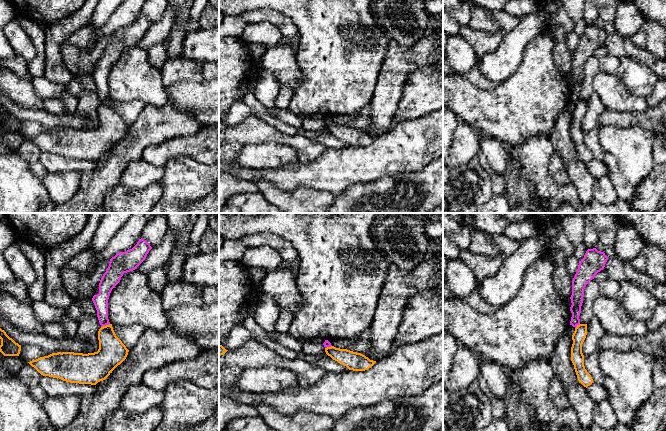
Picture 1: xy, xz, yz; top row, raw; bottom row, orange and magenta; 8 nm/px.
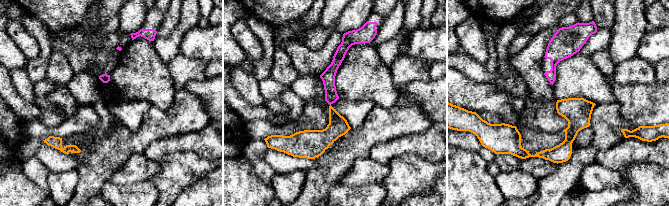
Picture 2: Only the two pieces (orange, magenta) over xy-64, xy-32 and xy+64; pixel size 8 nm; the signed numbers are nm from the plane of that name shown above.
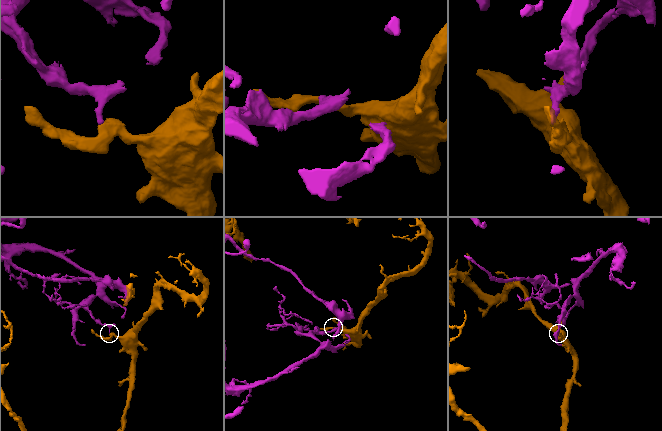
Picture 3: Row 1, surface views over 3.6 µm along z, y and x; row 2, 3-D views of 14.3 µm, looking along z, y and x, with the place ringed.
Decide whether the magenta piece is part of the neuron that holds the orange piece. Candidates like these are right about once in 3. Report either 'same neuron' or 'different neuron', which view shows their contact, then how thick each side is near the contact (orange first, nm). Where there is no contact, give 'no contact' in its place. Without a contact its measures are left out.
different neuron | xy | 220/120 nm

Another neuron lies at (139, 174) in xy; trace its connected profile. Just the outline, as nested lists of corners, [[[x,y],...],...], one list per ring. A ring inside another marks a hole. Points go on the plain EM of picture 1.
[[[143,159],[131,161],[120,178],[120,185],[131,189],[144,189],[159,183],[164,175],[162,167],[156,167]]]

